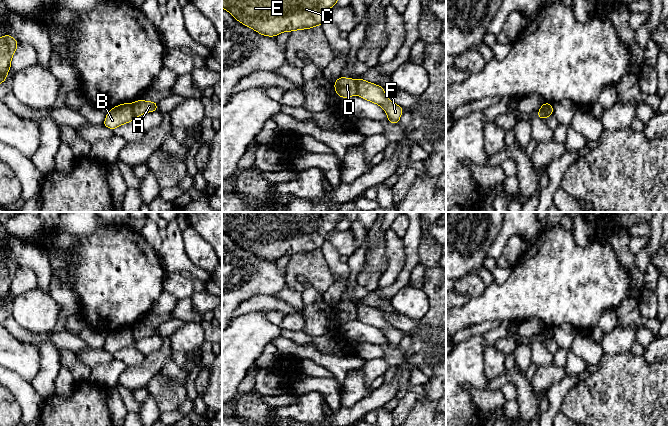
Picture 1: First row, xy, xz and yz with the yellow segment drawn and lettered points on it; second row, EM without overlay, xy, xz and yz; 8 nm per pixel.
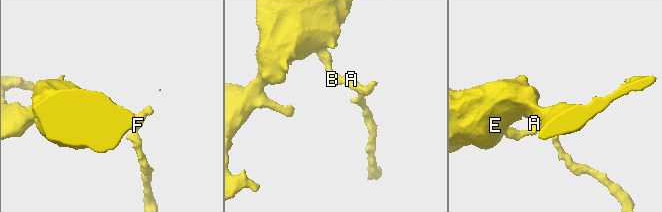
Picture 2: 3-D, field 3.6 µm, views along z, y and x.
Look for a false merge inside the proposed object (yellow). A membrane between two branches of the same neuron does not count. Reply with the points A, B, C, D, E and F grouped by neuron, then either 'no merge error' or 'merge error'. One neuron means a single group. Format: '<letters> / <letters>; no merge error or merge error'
A F / B C D E; merge error

